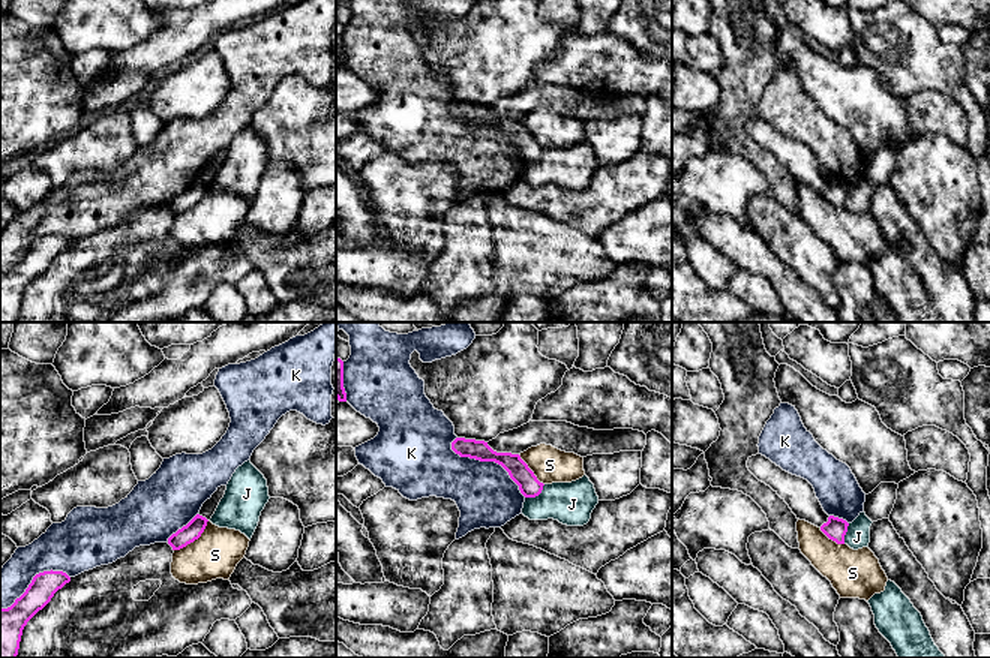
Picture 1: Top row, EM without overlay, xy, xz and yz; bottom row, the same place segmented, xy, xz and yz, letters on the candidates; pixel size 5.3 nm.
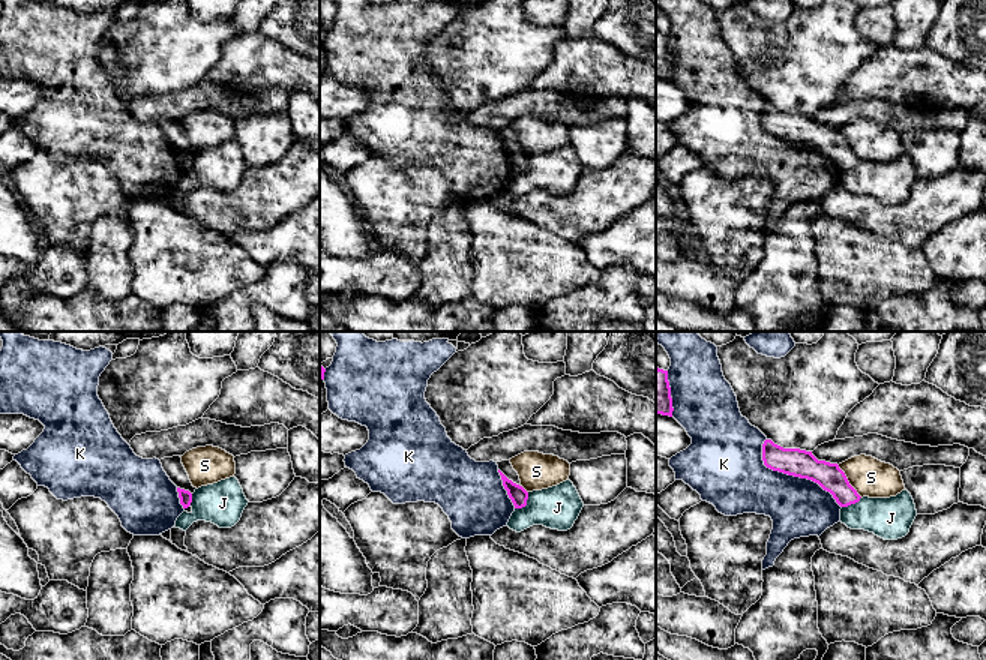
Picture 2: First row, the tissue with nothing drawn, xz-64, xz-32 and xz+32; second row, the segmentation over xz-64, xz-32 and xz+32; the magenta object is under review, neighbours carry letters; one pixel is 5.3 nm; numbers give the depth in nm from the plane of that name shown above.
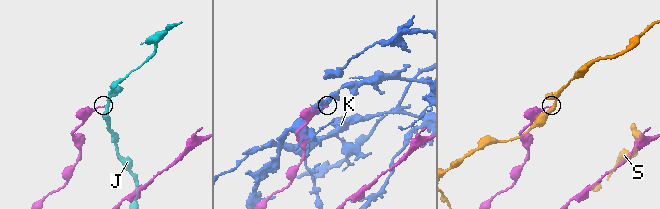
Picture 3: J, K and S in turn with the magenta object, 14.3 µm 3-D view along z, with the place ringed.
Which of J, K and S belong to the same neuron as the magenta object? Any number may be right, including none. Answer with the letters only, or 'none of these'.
none of these

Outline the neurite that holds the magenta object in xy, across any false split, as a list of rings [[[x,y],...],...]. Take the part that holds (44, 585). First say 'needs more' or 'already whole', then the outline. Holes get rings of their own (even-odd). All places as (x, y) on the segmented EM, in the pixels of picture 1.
already whole | [[[63,571],[39,573],[10,607],[0,609],[0,658],[16,658],[27,622],[69,582]]]

